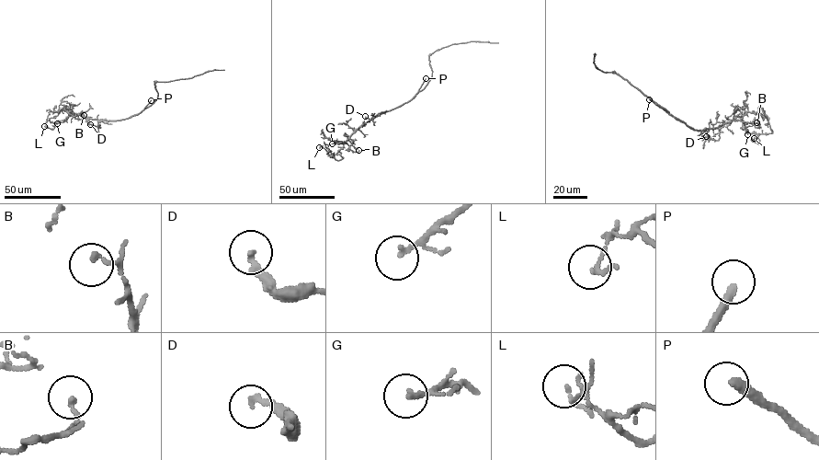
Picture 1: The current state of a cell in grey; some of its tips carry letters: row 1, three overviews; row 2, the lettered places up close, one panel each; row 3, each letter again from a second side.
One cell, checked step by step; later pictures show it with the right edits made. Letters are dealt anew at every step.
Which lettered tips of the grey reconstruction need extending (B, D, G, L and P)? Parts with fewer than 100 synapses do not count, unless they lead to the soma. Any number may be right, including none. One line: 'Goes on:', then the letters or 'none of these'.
Goes on: P

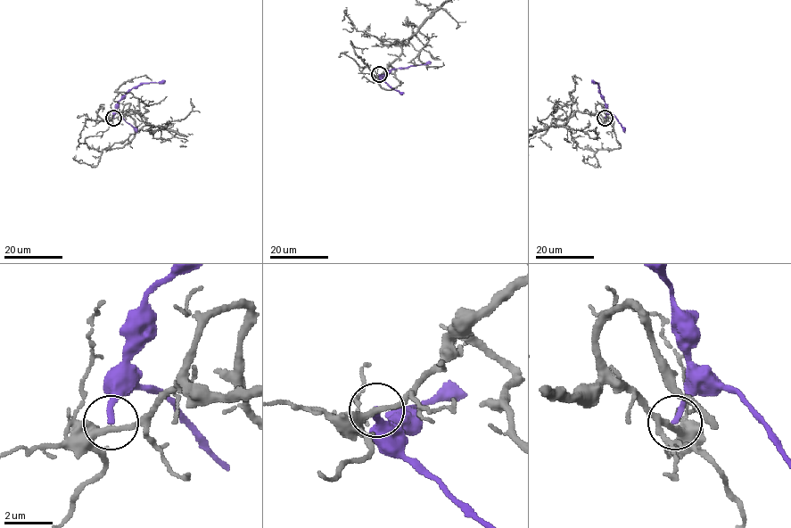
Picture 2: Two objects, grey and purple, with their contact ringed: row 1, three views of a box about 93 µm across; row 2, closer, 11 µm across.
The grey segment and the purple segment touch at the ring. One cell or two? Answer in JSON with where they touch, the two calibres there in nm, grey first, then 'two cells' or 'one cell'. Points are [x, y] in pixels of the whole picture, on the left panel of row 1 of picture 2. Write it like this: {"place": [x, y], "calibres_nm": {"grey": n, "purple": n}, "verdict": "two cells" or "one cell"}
{"place": [113, 118], "calibres_nm": {"grey": 240, "purple": 240}, "verdict": "two cells"}

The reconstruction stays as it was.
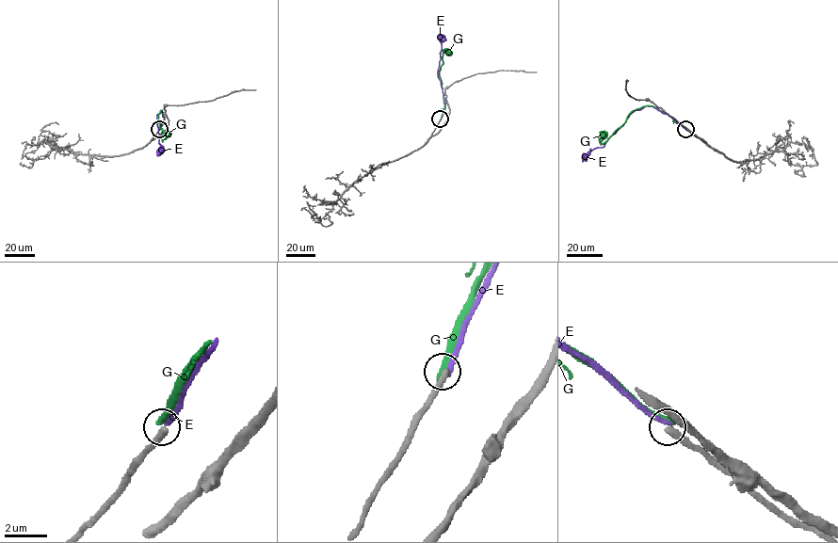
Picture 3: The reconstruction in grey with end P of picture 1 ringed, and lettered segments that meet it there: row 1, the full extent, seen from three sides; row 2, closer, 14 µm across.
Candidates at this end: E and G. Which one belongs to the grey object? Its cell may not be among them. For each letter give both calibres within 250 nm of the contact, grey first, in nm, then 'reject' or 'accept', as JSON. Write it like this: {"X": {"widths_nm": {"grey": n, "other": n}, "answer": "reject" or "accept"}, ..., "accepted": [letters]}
{"E": {"widths_nm": {"grey": 340, "other": 200}, "answer": "reject"}, "G": {"widths_nm": {"grey": 340, "other": 320}, "answer": "reject"}, "accepted": []}

